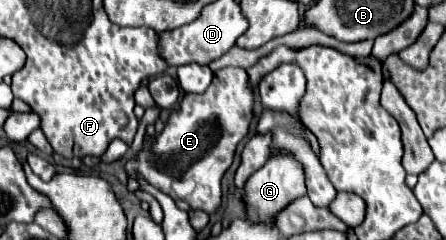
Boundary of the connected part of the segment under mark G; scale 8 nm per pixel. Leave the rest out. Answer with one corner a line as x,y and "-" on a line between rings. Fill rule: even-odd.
285,152
271,156
263,168
259,168
245,184
243,192
243,204
247,212
247,220
251,222
263,222
273,224
277,214
287,208
295,198
305,196
305,182
303,182
303,170
299,168
299,162
293,162
293,158

